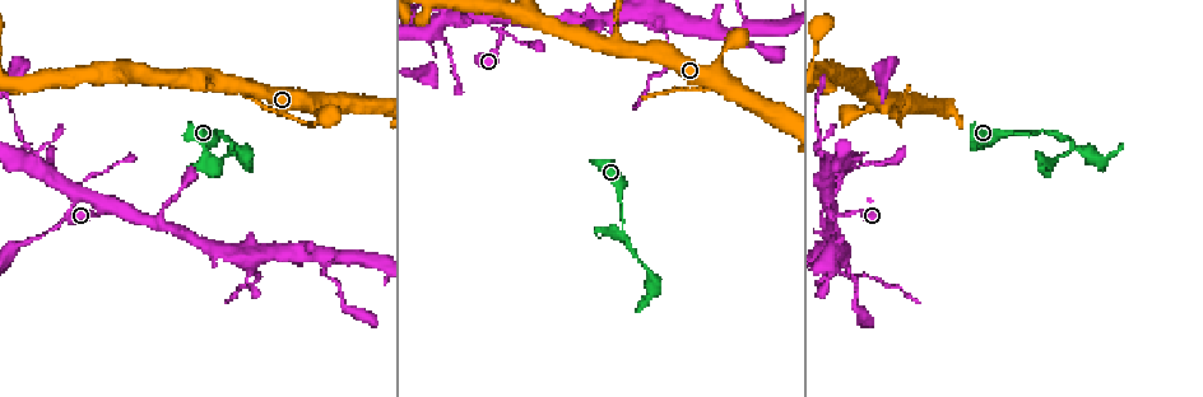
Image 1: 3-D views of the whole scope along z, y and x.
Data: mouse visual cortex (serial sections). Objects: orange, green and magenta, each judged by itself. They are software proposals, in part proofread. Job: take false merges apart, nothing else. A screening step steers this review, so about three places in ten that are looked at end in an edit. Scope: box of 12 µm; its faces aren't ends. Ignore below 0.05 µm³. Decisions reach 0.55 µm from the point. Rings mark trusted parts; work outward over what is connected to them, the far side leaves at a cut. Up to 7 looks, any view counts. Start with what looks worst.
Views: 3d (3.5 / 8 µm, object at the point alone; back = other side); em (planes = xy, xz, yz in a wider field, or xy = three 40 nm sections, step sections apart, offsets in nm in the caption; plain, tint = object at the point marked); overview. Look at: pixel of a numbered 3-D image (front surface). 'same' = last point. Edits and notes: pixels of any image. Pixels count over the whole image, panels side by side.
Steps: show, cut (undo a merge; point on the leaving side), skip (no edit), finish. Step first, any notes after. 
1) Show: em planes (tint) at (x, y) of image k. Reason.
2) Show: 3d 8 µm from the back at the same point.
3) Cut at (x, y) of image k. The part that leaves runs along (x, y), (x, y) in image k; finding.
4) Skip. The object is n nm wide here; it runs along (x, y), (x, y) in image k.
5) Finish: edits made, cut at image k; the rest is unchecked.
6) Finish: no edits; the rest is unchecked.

Show: 3d 3.5 µm from the back at (640, 260) of image 1. Sharp bend.

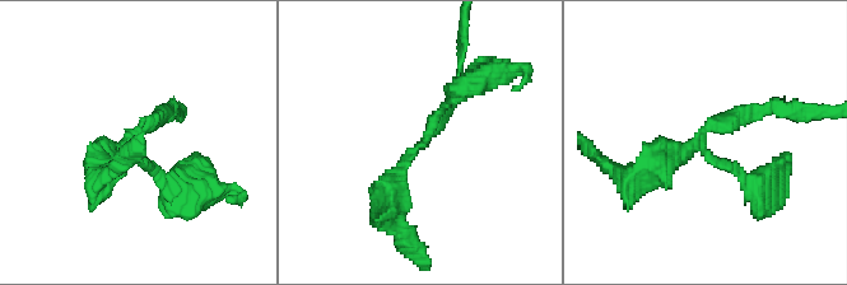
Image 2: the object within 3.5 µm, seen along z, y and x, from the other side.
Show: em xy step 5 (tint) at (704, 133) of image 2. Shape alone is not enough.

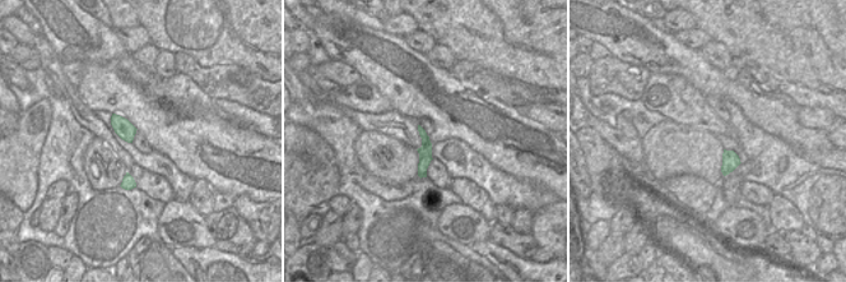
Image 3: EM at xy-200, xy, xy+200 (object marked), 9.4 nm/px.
Skip. The object is 130 nm wide here; it runs along (424, 138), (422, 174) in image 3; continuous, no second cell.

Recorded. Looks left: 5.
Show: 3d 3.5 µm from the back at (308, 122) of image 1. Sharp bend.

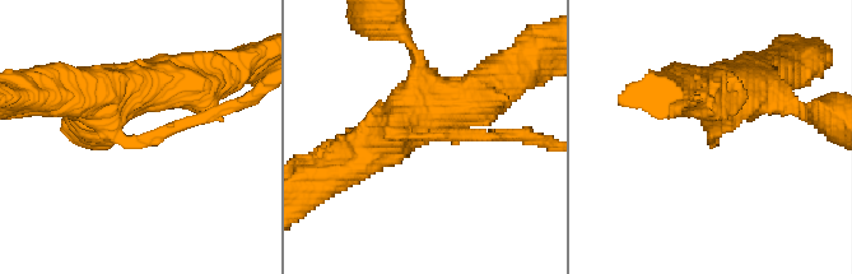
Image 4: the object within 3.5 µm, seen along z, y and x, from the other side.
Show: em xy step 5 (tint) at (420, 135) of image 4. Now the EM.

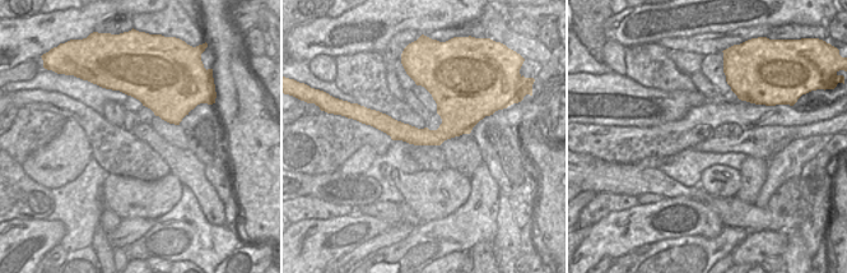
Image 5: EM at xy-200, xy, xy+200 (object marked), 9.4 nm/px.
Cut at (450, 135) of image 4. The part that leaves runs along (406, 134), (527, 136) in image 4; two cells meet here.

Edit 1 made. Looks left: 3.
Show: overview. Redraw.

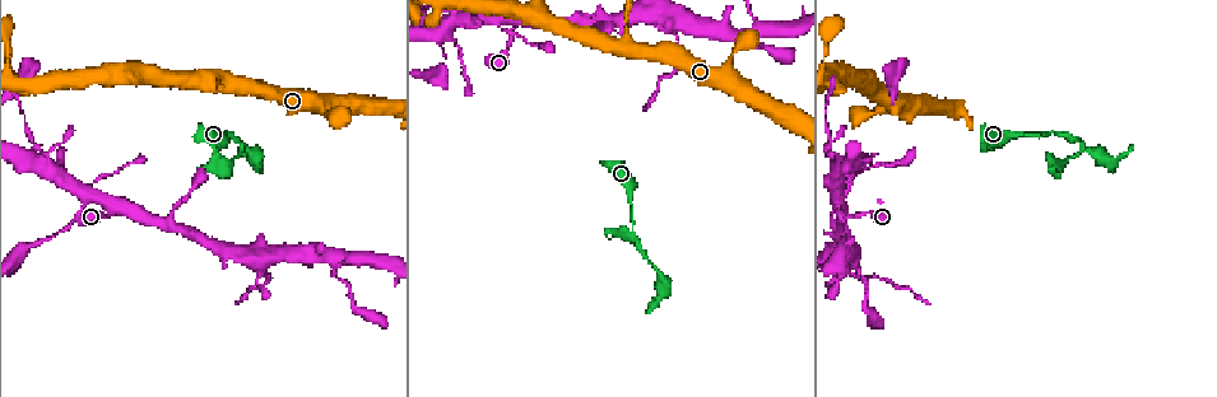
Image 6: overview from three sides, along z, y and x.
Show: 3d 3.5 µm at (836, 193) of image 6. Two arms in line, one across.

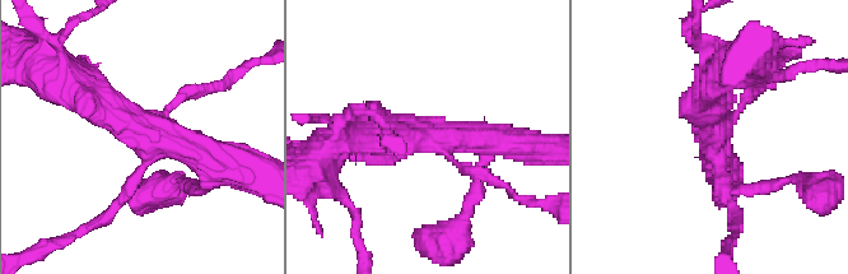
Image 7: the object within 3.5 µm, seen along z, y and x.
Show: em xy step 1 (tint) at (155, 141) of image 7. Shape alone is not enough.

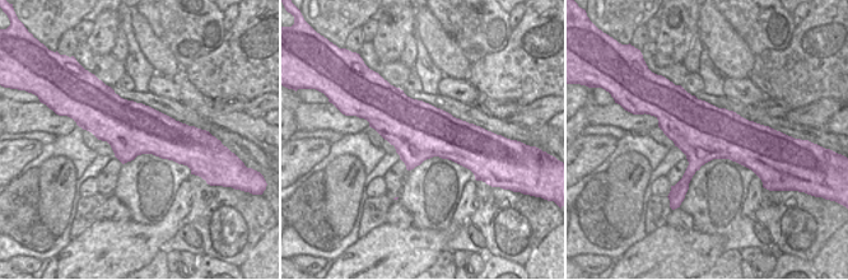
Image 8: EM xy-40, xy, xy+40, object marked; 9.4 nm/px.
Skip. It runs along (212, 181), (87, 92) in image 7; one cell here.

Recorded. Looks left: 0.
Finish: edits made, cut at image 4; the rest is unchecked.

